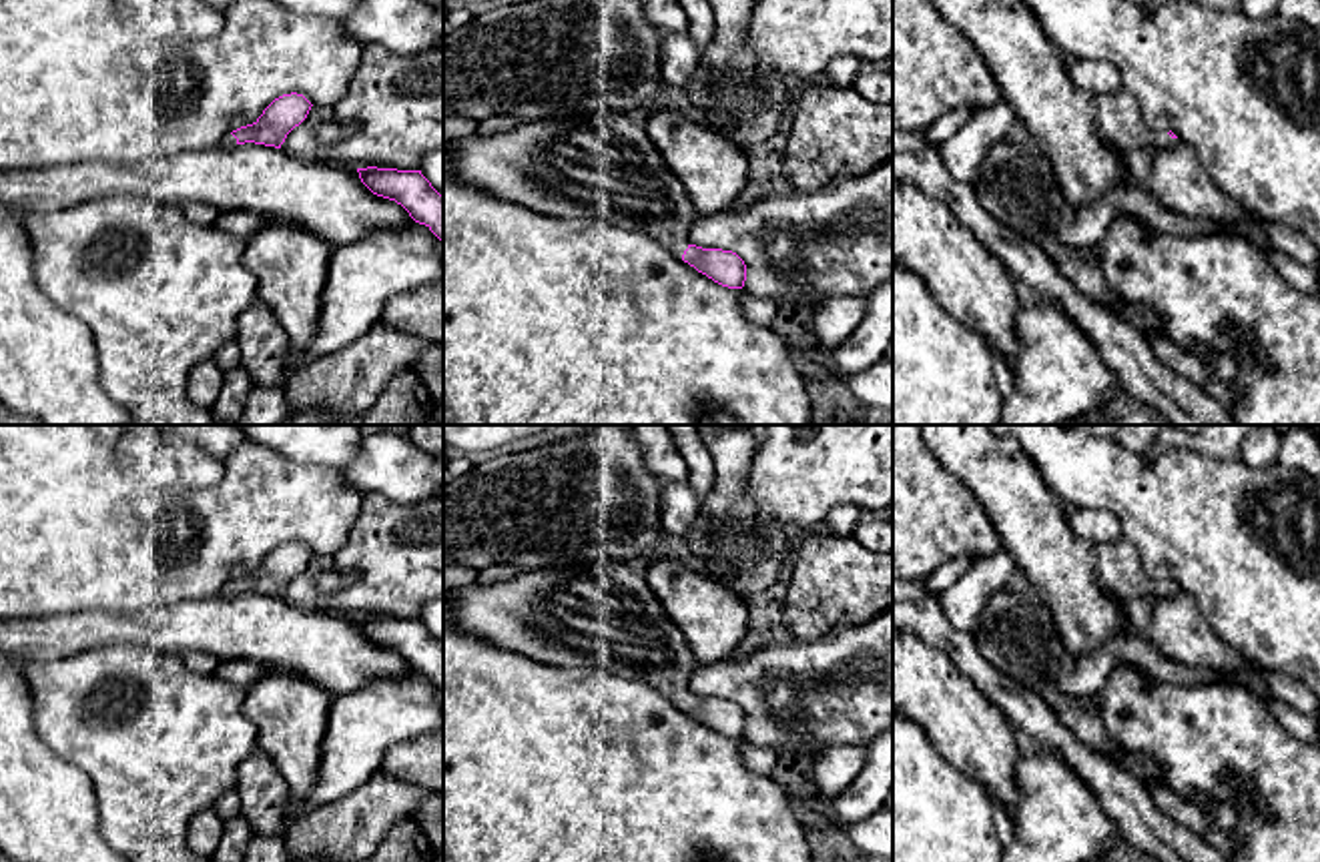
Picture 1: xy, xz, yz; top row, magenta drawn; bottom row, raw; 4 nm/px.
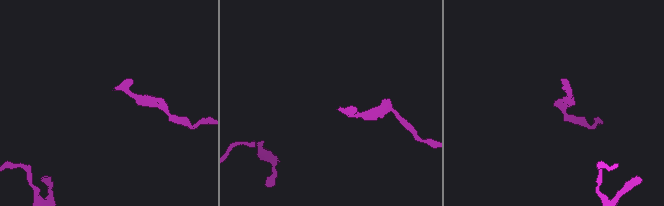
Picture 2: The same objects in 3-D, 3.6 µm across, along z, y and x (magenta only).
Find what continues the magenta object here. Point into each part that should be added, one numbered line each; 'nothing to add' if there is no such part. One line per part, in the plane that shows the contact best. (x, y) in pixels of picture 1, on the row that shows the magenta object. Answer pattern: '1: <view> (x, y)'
1: xz (602, 165)

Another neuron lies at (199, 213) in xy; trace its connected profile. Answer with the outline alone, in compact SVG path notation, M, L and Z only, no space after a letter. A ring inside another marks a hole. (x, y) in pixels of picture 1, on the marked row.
M189 202L183 206L187 217L197 225L215 225L221 210L203 202Z

